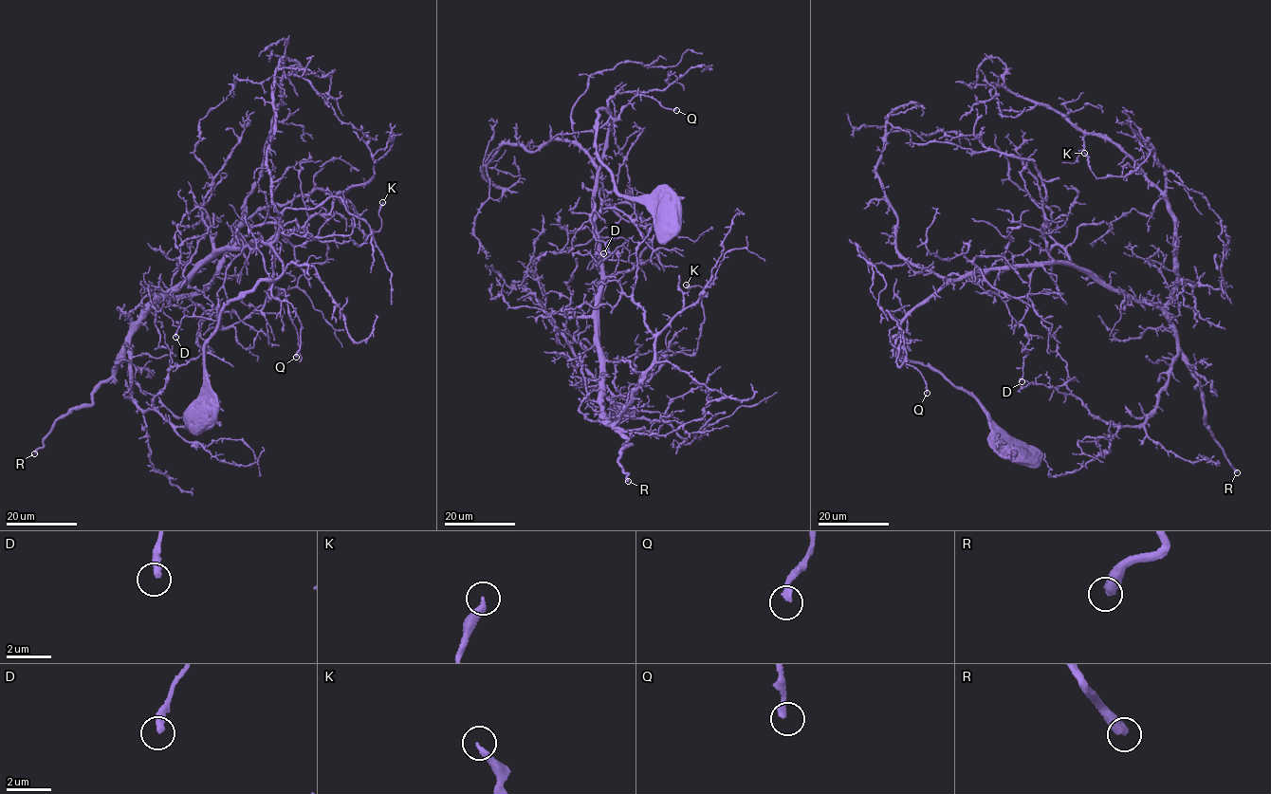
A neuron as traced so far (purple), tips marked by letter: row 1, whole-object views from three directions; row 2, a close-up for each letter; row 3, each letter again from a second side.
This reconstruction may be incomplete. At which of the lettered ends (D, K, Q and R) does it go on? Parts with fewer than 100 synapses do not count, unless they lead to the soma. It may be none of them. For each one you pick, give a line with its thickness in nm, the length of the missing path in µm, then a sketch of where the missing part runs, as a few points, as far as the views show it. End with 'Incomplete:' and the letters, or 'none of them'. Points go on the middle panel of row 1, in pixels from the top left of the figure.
R: Thickness 420 nm. Missing length about 200 µm. Course of what is missing: (628, 481), (654, 503), (631, 475), (635, 442), (709, 447), (807, 400)
Incomplete: R

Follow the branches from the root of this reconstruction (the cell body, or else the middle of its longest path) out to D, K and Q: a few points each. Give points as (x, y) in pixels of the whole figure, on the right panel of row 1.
D: (1016, 452), (978, 401), (898, 355), (892, 340), (902, 318), (948, 284), (986, 282), (1025, 329), (1022, 381)
K: (1016, 452), (892, 340), (948, 284), (1036, 263), (1170, 300), (1149, 138), (1121, 176), (1084, 153)
Q: (1016, 452), (974, 397), (898, 355), (891, 341), (900, 332), (907, 346), (896, 357), (918, 371), (927, 393)

